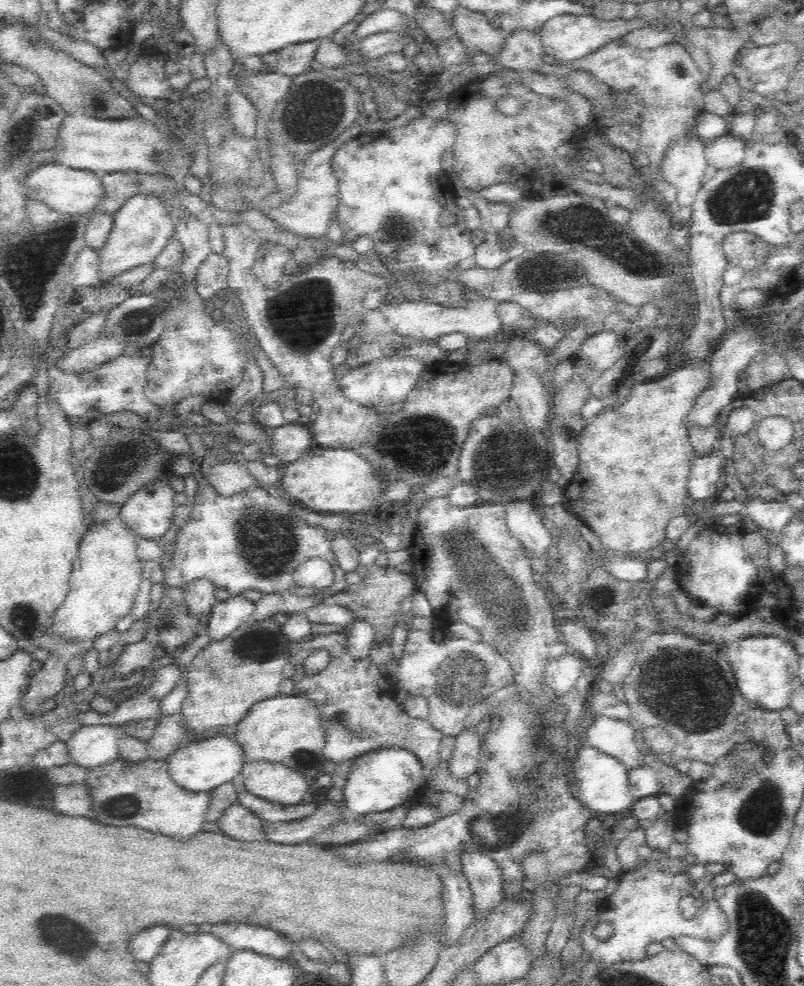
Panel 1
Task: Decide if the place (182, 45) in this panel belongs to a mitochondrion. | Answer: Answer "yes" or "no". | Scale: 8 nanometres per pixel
no

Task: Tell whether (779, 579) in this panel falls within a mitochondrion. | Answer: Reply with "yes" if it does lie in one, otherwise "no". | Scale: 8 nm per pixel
no

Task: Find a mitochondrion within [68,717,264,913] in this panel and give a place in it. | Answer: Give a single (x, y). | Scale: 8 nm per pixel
(124, 806)

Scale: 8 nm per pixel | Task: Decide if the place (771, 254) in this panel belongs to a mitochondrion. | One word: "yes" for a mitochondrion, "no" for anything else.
no

